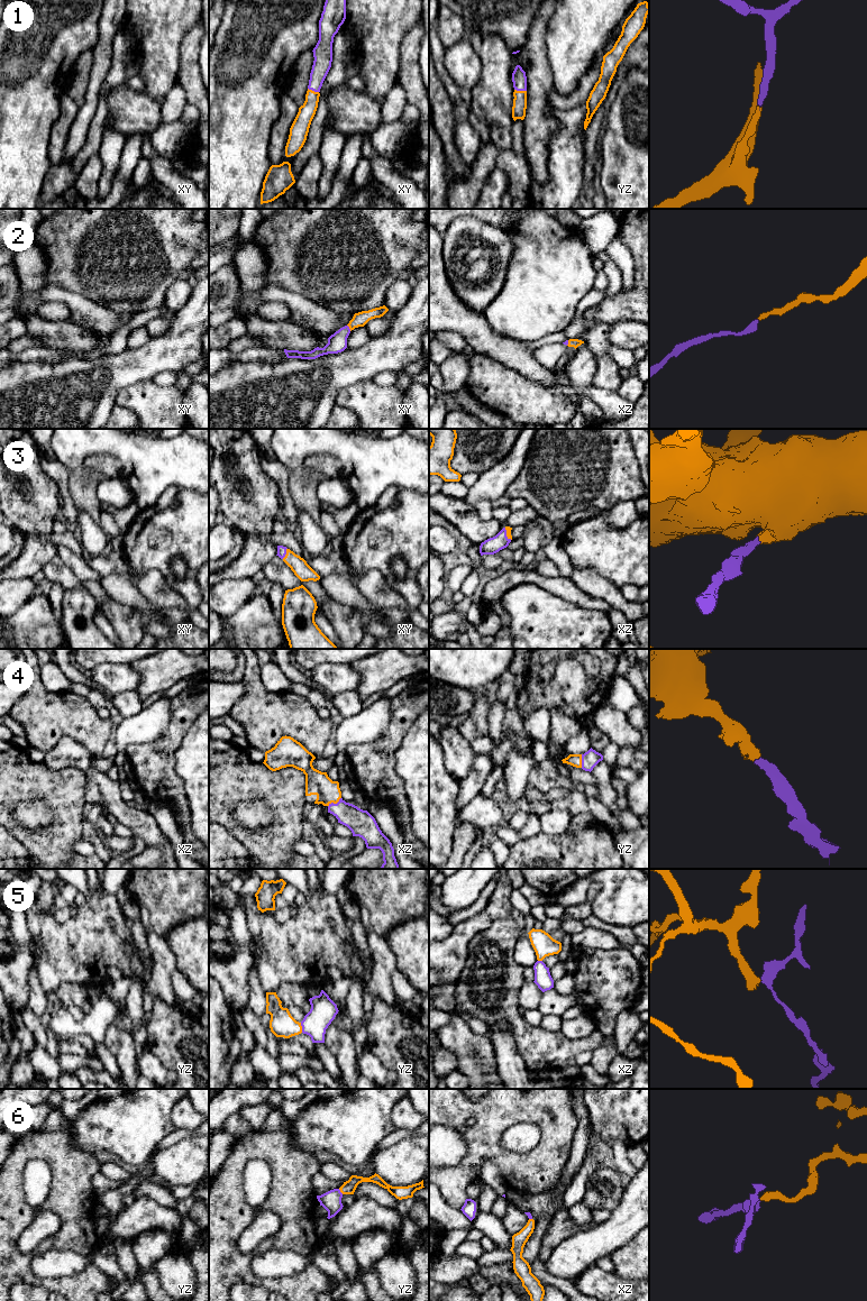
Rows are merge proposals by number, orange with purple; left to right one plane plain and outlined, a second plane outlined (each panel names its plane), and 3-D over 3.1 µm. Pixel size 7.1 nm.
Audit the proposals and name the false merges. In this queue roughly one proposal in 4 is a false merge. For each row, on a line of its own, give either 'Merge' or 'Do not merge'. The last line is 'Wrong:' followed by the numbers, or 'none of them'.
1: Merge
2: Merge
3: Merge
4: Merge
5: Merge
6: Merge
Wrong: none of them

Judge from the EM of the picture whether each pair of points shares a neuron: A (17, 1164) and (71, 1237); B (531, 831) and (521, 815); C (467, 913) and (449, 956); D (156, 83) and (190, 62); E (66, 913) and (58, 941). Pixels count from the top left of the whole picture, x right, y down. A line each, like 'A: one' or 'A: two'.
A: one
B: two
C: two
D: two
E: two

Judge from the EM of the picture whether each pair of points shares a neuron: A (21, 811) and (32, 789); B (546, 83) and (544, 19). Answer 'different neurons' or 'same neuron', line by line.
A: different neurons
B: same neuron

